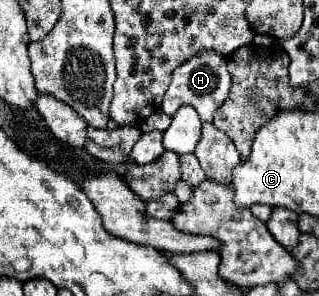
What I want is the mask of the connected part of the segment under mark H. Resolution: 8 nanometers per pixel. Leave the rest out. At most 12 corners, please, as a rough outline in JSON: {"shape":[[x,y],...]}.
{"shape":[[201,52],[173,72],[163,112],[189,104],[211,122],[231,76],[223,56]]}

